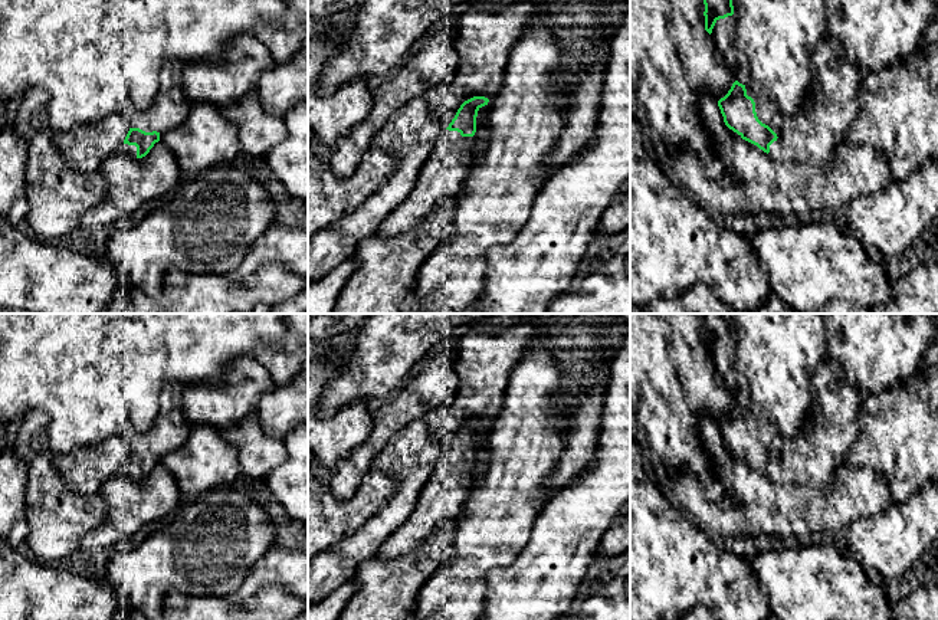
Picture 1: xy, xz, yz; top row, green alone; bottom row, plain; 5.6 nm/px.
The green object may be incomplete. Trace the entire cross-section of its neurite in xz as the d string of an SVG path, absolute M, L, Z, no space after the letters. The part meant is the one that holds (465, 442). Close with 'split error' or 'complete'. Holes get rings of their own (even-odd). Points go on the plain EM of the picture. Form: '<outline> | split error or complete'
M485 419L465 423L417 499L414 511L377 551L375 557L396 560L424 544L446 521L457 521L473 486L478 433L488 427Z | split error

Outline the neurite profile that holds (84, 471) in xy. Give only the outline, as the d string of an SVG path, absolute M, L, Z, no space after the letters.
M112 434L95 447L55 456L55 466L69 489L92 495L101 491L109 475L119 470L129 450L125 434Z

